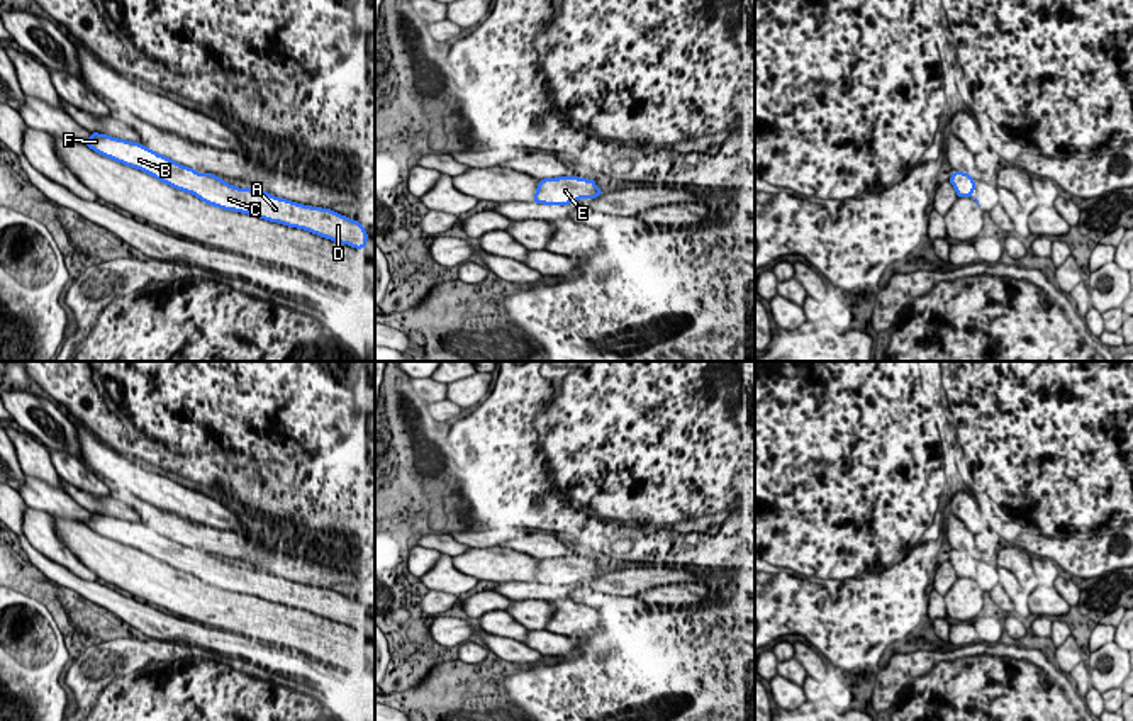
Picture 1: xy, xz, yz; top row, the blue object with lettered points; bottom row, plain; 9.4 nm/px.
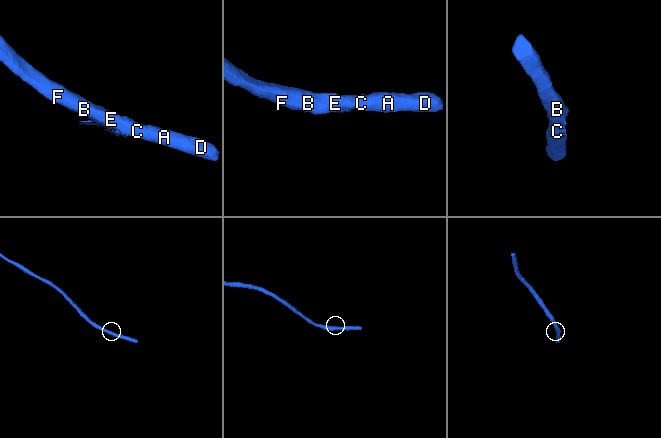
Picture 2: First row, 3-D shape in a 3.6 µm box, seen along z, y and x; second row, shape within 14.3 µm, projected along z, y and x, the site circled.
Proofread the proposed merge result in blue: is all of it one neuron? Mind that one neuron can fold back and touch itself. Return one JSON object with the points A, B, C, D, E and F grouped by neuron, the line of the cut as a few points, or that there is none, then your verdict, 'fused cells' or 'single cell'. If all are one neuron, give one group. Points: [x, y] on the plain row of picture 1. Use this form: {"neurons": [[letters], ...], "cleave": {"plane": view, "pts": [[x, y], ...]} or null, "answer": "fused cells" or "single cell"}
{"neurons": [["A", "B", "C", "D", "E", "F"]], "cleave": null, "answer": "single cell"}

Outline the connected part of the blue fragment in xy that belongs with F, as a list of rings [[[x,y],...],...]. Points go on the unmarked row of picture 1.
[[[93,512],[87,519],[87,526],[105,538],[141,550],[176,570],[192,573],[209,585],[304,609],[356,629],[366,626],[368,612],[363,604],[331,589],[302,585],[268,572],[232,567],[212,553],[197,553],[193,548],[165,538],[139,523],[107,514]]]

